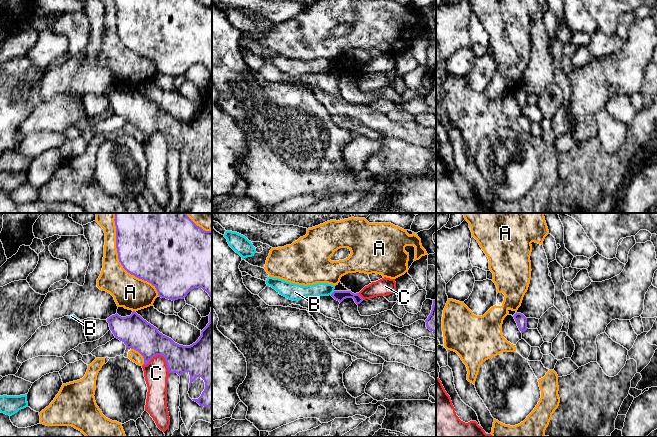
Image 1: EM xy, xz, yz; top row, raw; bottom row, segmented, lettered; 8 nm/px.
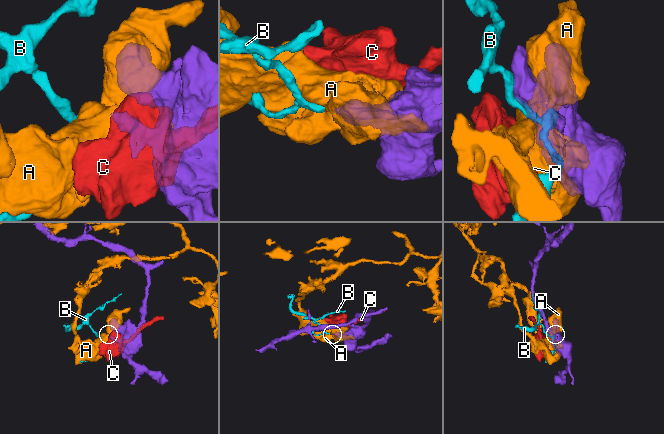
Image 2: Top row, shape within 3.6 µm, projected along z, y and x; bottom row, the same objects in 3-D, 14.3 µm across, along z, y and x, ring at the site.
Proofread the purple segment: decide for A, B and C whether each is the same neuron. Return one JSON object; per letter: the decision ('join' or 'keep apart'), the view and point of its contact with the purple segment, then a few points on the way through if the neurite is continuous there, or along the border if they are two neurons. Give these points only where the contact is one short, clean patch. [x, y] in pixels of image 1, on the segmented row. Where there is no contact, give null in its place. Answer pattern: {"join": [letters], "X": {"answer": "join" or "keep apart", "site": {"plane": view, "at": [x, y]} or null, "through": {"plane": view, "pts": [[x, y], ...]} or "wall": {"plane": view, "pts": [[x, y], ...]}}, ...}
{"join": [], "A": {"answer": "keep apart", "site": {"plane": "xy", "at": [119, 260]}}, "B": {"answer": "keep apart", "site": {"plane": "xz", "at": [333, 292]}, "wall": {"plane": "xz", "pts": [[334, 291], [330, 294]]}}, "C": {"answer": "keep apart", "site": {"plane": "xy", "at": [161, 355]}}}

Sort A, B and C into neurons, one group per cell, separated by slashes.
A / B / C

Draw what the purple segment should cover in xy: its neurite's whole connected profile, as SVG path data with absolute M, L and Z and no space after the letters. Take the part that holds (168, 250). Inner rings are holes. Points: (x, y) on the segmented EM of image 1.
M115 213L114 221L118 259L128 273L151 283L161 298L184 299L191 289L202 288L212 301L212 231L197 226L186 213Z

